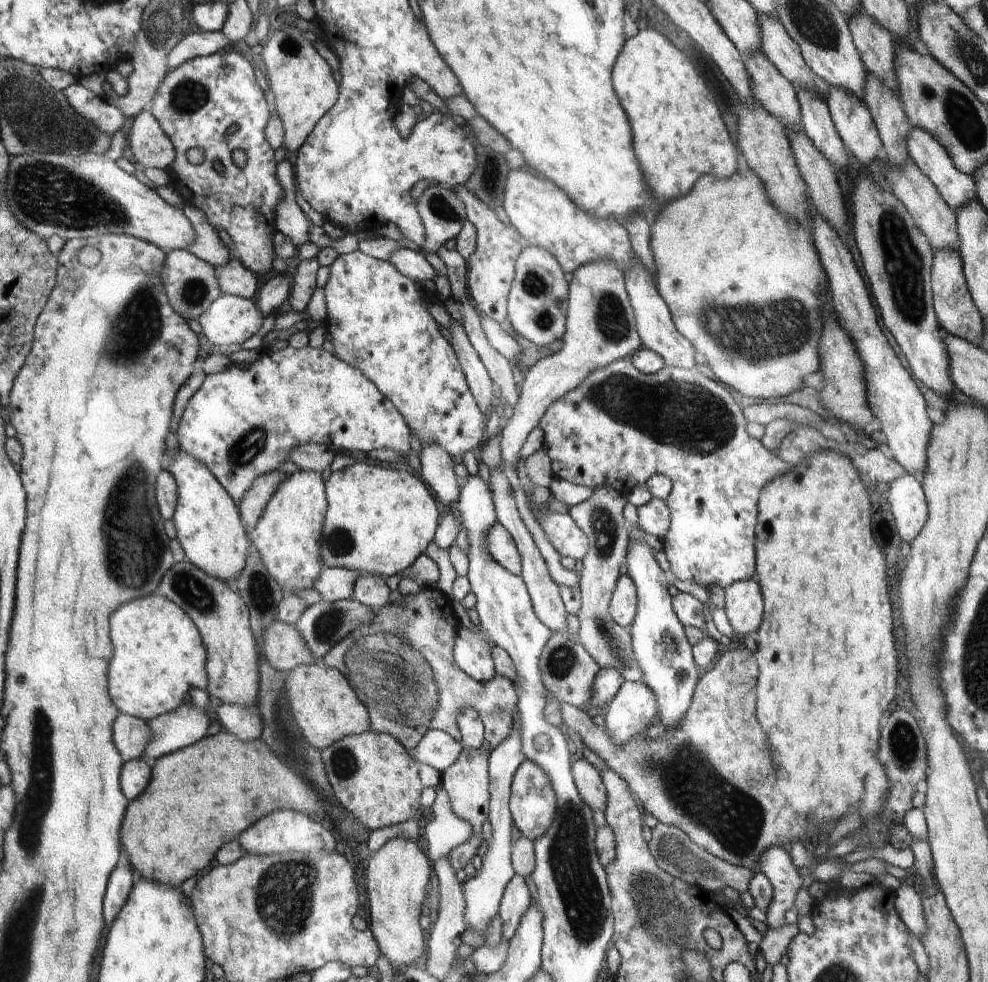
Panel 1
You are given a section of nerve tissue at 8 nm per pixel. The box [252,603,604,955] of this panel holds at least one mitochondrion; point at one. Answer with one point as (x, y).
(388, 669)

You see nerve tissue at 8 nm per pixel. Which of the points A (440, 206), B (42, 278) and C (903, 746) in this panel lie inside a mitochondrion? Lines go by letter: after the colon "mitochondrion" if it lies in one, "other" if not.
A: mitochondrion
B: other
C: mitochondrion

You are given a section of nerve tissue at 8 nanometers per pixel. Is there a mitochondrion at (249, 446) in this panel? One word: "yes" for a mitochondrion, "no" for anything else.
yes

